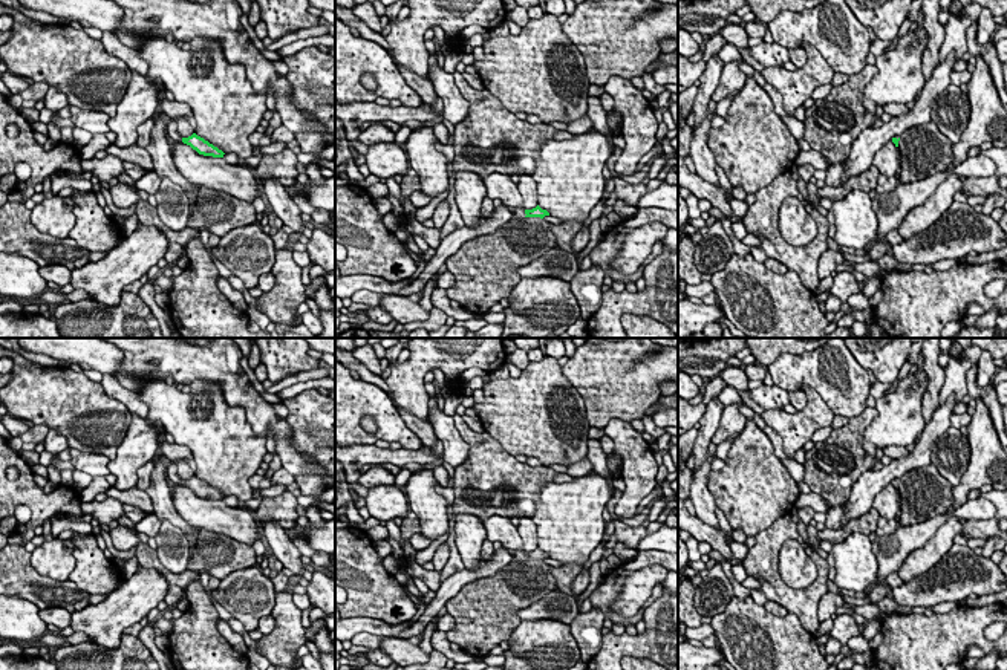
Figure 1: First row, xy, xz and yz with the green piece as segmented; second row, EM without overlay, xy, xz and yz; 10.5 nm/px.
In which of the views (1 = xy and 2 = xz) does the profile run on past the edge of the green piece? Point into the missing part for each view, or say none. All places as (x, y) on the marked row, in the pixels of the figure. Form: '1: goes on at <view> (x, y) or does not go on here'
1: does not go on here
2: goes on at xz (518, 211)

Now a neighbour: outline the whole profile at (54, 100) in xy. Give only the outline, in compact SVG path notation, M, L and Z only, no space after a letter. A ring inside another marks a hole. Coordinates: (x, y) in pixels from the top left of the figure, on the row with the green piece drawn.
M49 87L44 96L44 106L52 113L57 113L58 110L69 106L67 96L63 92L58 92L57 87Z

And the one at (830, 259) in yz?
M828 248L825 252L822 252L819 259L819 266L817 266L819 280L823 280L828 275L831 275L831 272L836 271L839 265L843 265L843 260L845 259L839 251Z

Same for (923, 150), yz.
M934 121L906 128L900 135L898 158L901 184L912 184L946 170L953 161L952 142Z

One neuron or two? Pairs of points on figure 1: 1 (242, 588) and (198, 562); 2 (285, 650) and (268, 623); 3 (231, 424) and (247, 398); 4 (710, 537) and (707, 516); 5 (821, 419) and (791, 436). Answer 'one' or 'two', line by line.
1: two
2: two
3: two
4: two
5: one

